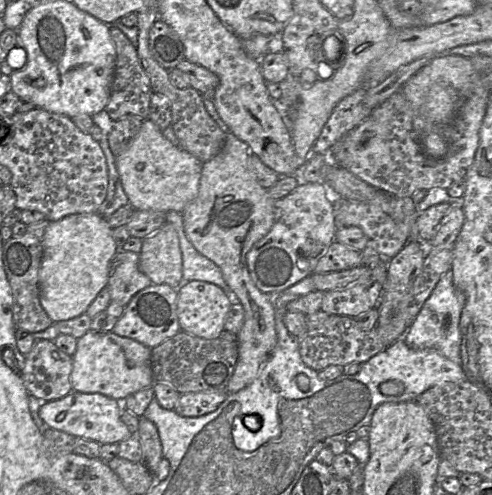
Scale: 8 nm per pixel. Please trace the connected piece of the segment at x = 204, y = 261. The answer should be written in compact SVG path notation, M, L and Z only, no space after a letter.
M169 211L165 214L166 222L175 228L178 235L182 254L182 281L200 280L213 283L229 292L220 269L206 257L200 255L189 242L185 234L182 214L175 211Z

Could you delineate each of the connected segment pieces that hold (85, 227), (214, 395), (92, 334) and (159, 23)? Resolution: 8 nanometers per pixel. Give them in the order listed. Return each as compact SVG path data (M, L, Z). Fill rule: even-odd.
M78 213L58 221L50 221L44 233L43 257L39 269L40 303L53 323L69 320L86 313L98 293L107 286L110 264L119 252L113 229L99 213Z
M227 391L184 393L174 410L184 417L203 416L215 411L227 395Z
M89 330L77 339L72 360L70 380L72 391L75 392L100 393L115 400L125 400L129 395L152 387L155 383L151 367L151 348L113 332Z
M157 19L149 32L149 48L154 59L167 70L185 59L183 44L176 32L164 21Z

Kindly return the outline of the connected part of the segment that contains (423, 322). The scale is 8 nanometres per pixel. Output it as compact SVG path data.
M447 271L442 275L405 333L404 341L412 349L435 349L451 361L461 364L459 325L466 299L465 295L455 287L452 276L452 271Z

